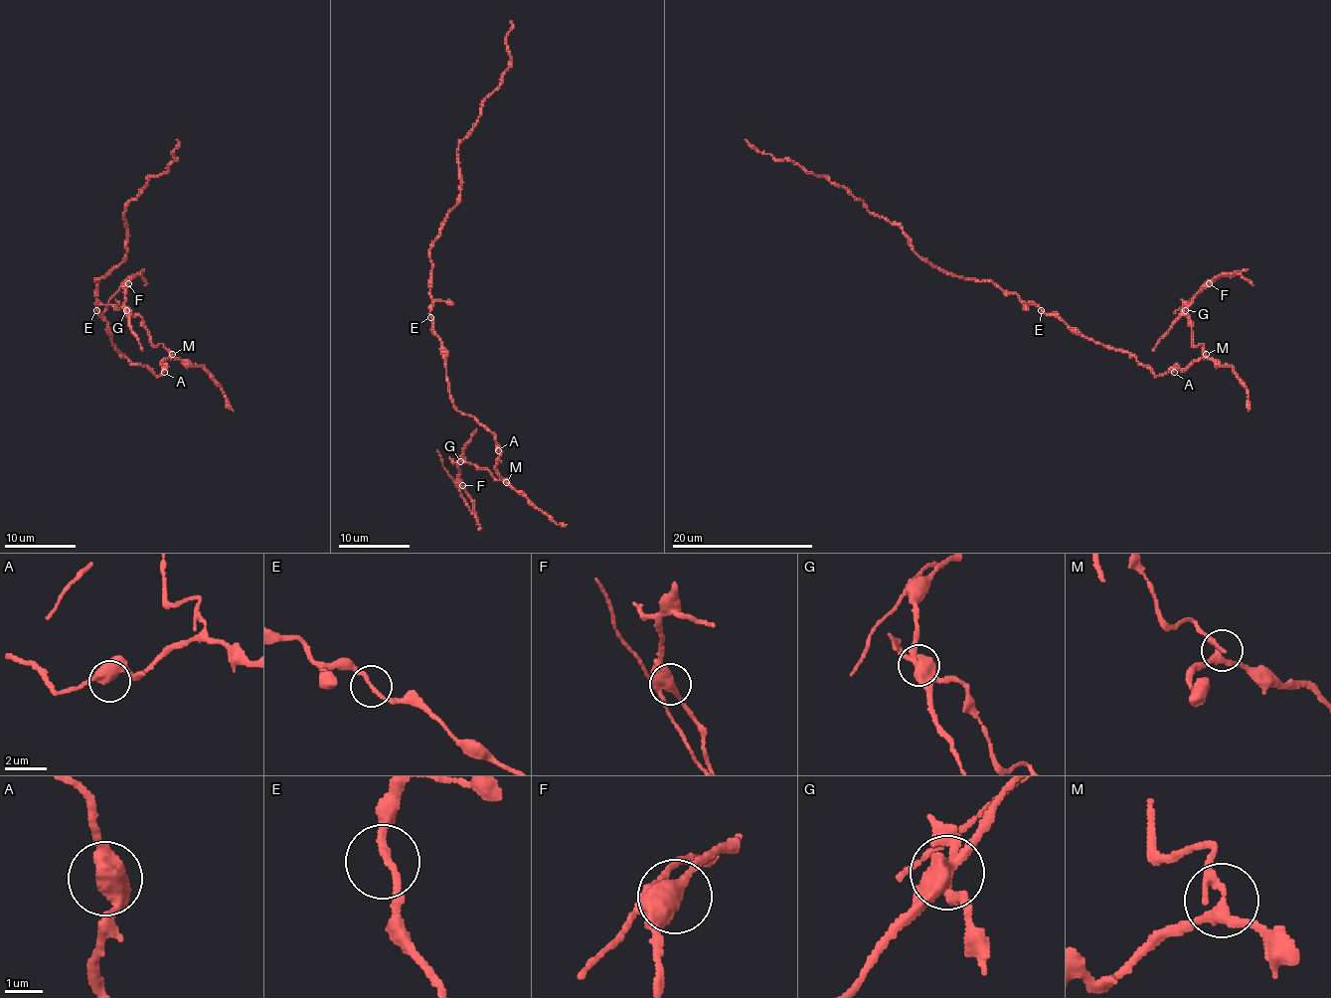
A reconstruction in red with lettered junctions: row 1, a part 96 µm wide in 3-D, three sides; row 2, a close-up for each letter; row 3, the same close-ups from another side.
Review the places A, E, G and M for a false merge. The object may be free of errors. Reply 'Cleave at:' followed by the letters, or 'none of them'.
Cleave at: G

